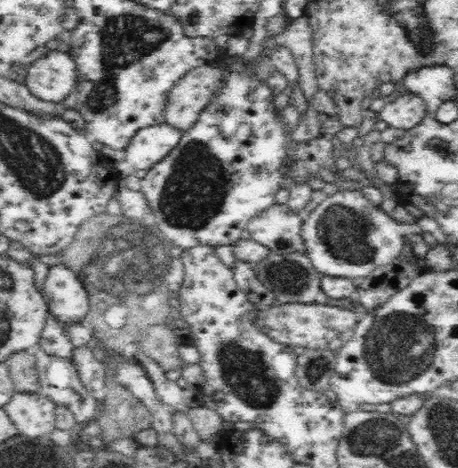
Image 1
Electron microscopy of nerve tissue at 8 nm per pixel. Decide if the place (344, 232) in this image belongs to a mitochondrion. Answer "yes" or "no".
yes

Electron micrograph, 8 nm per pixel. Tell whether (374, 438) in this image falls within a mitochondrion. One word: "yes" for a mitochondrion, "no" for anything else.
yes

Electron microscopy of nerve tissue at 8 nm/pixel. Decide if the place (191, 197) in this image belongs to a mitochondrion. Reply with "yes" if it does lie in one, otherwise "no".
yes

